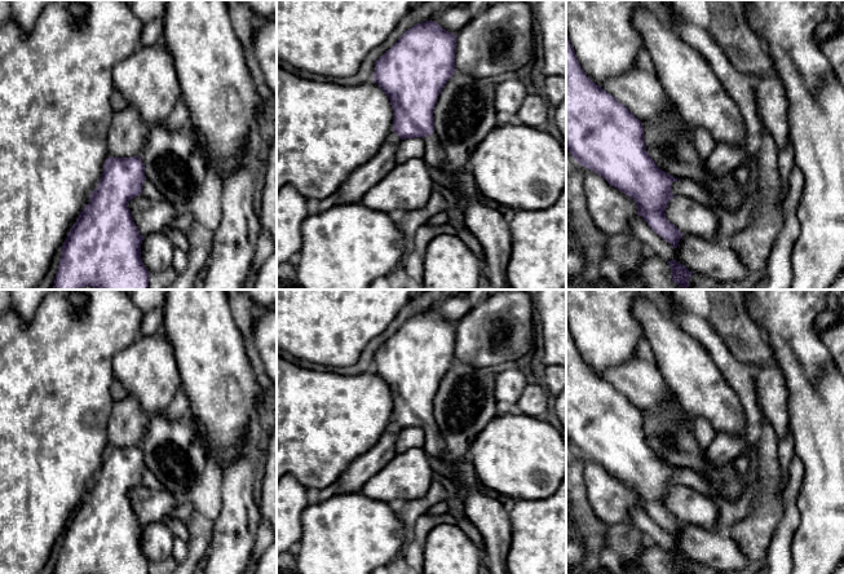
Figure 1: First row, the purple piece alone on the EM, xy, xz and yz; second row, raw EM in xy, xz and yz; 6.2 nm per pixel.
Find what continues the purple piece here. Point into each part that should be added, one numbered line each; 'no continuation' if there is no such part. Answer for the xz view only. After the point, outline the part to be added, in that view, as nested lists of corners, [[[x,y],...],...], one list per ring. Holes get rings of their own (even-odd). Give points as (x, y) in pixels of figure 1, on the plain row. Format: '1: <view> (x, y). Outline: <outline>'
1: xz (490, 517). Outline: [[[434,423],[424,427],[423,449],[428,455],[442,460],[447,465],[455,477],[455,484],[461,484],[468,489],[469,493],[463,500],[464,512],[483,538],[482,565],[491,574],[508,574],[507,556],[512,543],[509,512],[499,500],[477,490],[478,478],[469,458],[454,463],[445,456],[445,440]]]

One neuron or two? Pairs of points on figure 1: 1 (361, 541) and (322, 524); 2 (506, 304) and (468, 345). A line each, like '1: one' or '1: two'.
1: one
2: one

